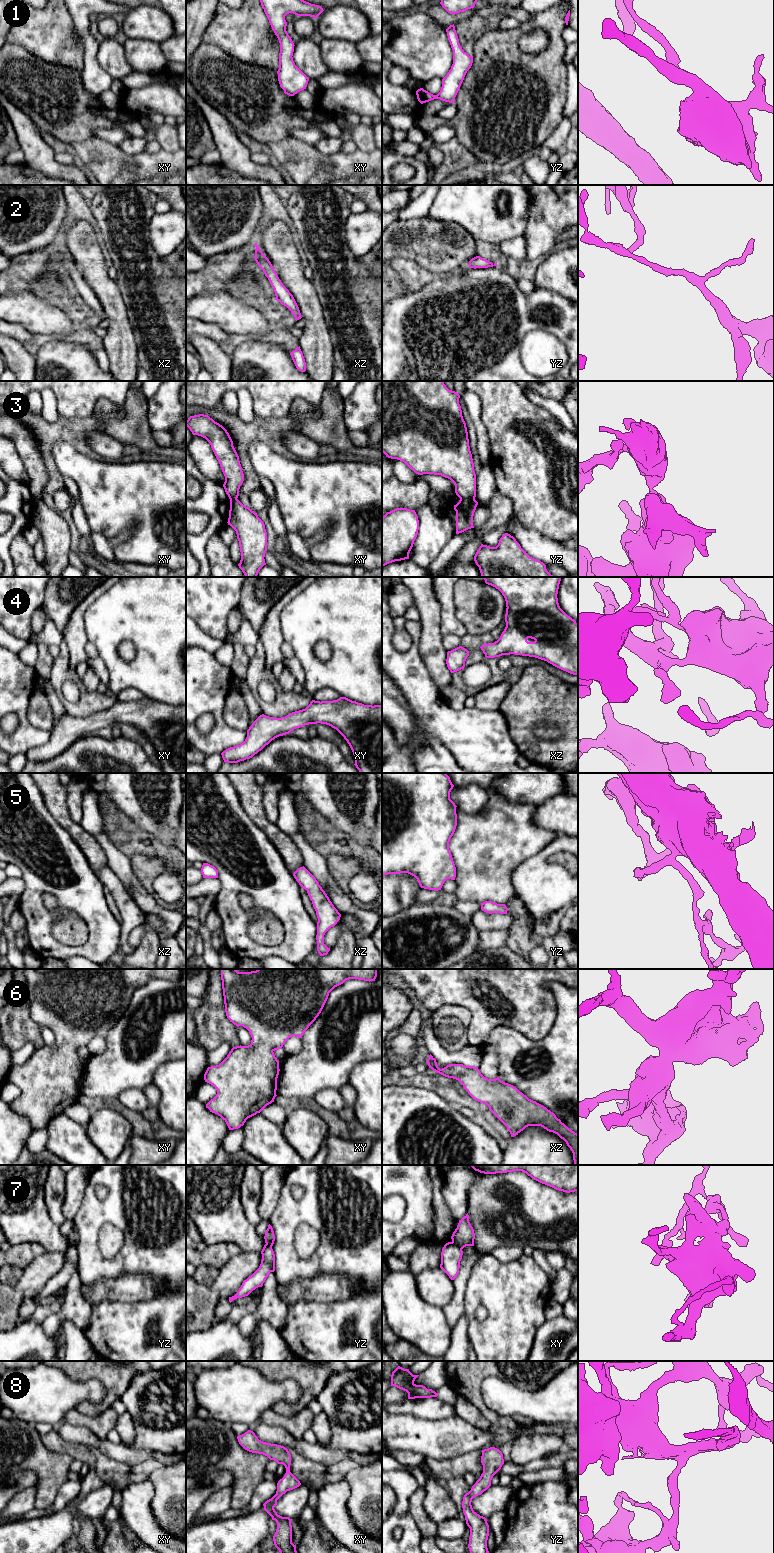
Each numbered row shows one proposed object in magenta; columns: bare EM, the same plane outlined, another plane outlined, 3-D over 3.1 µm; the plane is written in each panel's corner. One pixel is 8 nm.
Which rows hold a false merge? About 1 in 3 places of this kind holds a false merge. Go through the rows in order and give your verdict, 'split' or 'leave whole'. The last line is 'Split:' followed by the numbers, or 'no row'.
1: leave whole
2: leave whole
3: split
4: leave whole
5: leave whole
6: leave whole
7: split
8: leave whole
Split: 3, 7

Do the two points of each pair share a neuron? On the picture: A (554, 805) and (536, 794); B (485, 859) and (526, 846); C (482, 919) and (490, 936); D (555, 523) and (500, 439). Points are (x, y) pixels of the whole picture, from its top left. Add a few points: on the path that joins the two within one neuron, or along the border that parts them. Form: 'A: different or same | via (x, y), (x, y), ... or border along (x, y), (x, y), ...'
A: different | border along (562, 793), (551, 796), (536, 806)
B: same | via (495, 849), (498, 846), (516, 846)
C: different | border along (505, 929), (480, 930)
D: same | via (555, 502), (552, 491), (521, 460)

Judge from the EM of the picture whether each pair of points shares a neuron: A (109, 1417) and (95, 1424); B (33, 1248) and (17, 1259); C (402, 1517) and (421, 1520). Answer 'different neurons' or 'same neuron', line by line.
A: same neuron
B: same neuron
C: different neurons

